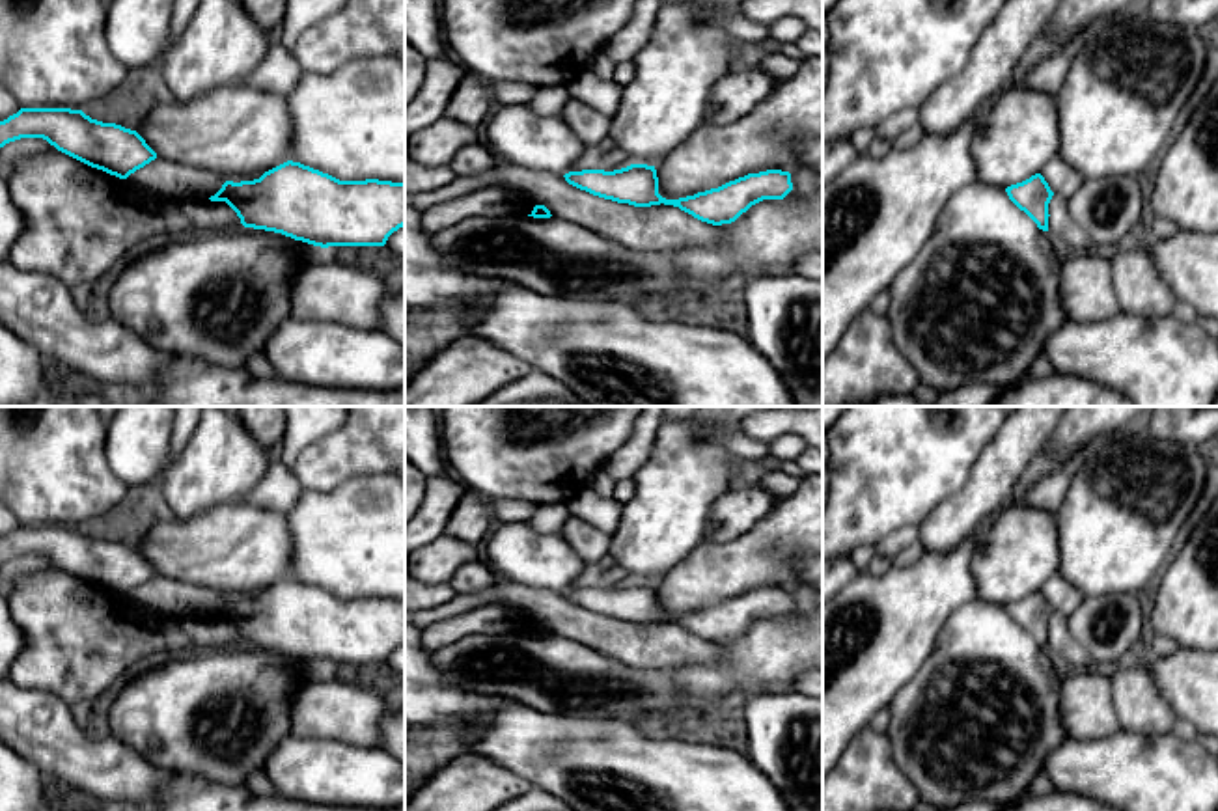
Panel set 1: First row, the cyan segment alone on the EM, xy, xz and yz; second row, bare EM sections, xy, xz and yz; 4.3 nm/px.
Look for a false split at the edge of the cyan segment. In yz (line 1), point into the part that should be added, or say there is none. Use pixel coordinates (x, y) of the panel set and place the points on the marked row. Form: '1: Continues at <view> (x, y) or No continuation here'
1: No continuation here

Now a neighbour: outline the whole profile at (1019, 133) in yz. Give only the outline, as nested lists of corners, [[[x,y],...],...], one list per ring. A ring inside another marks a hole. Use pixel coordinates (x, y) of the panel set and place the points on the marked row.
[[[1028,86],[1005,89],[977,114],[972,155],[979,179],[1003,190],[1043,173],[1059,155],[1056,95]]]

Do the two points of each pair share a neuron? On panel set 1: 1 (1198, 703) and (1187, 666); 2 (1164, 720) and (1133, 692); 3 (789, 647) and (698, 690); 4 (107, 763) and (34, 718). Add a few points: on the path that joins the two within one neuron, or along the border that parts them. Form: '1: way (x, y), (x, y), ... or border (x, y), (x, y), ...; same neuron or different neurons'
1: way (1198, 694), (1198, 687), (1187, 675); same neuron
2: way (1157, 716), (1140, 700); same neuron
3: way (767, 657), (720, 679); same neuron
4: way (88, 763), (77, 761), (53, 737); same neuron

